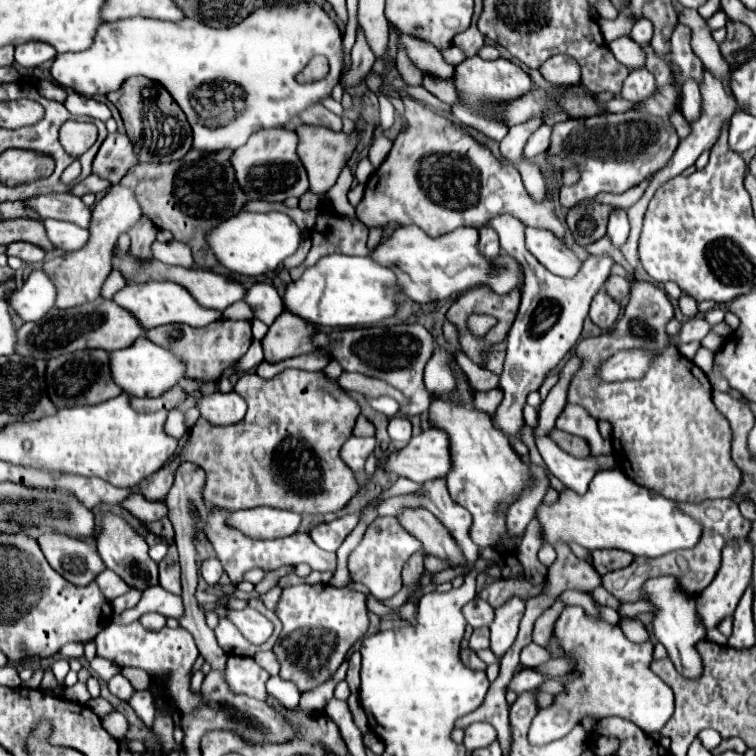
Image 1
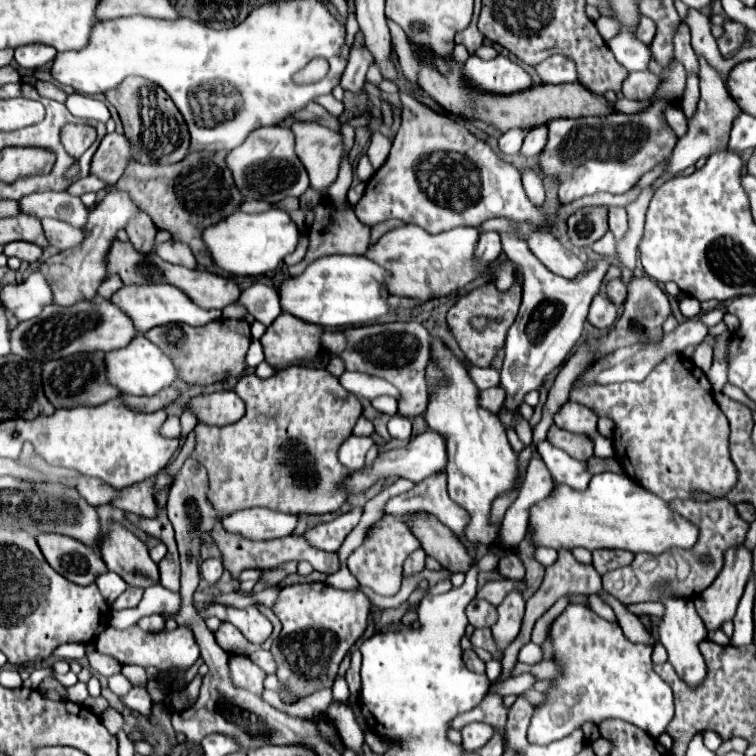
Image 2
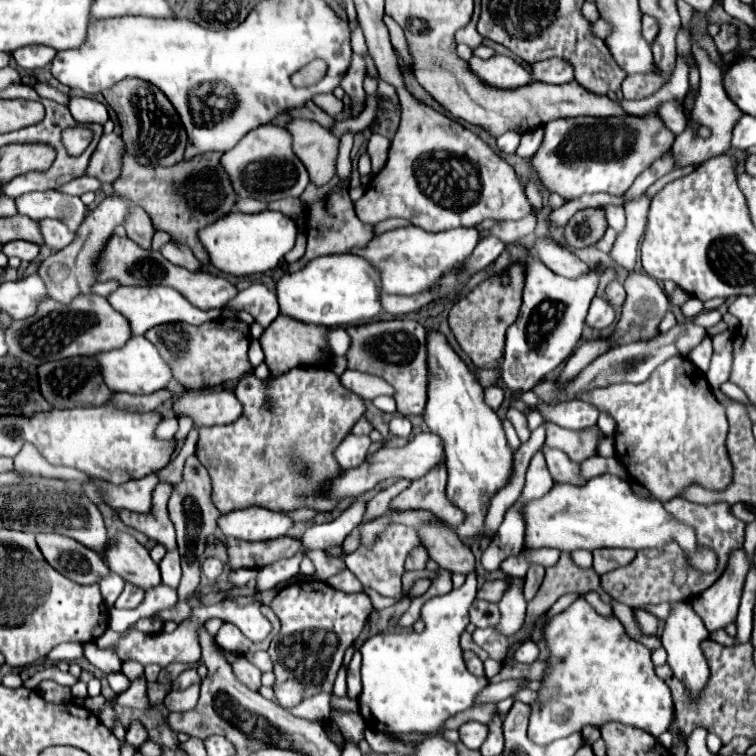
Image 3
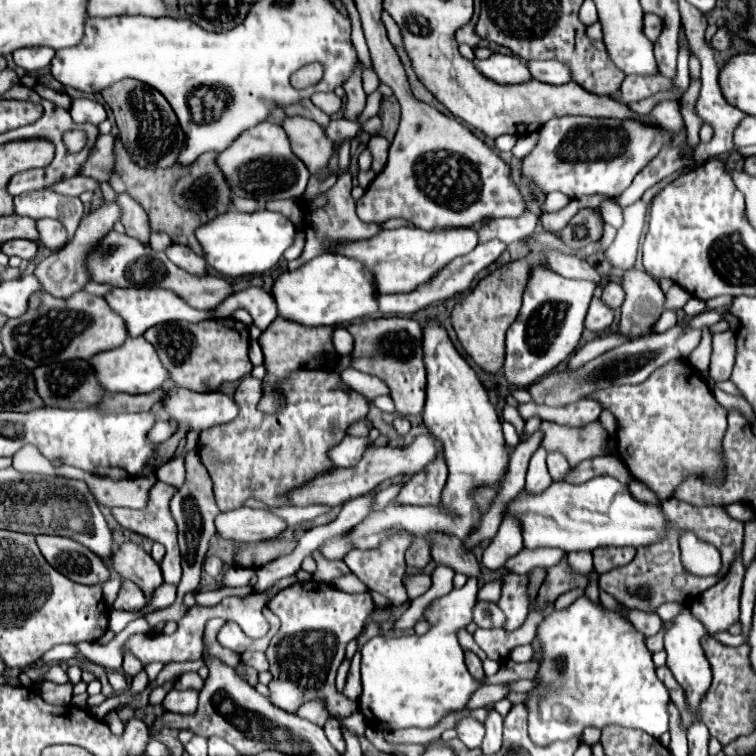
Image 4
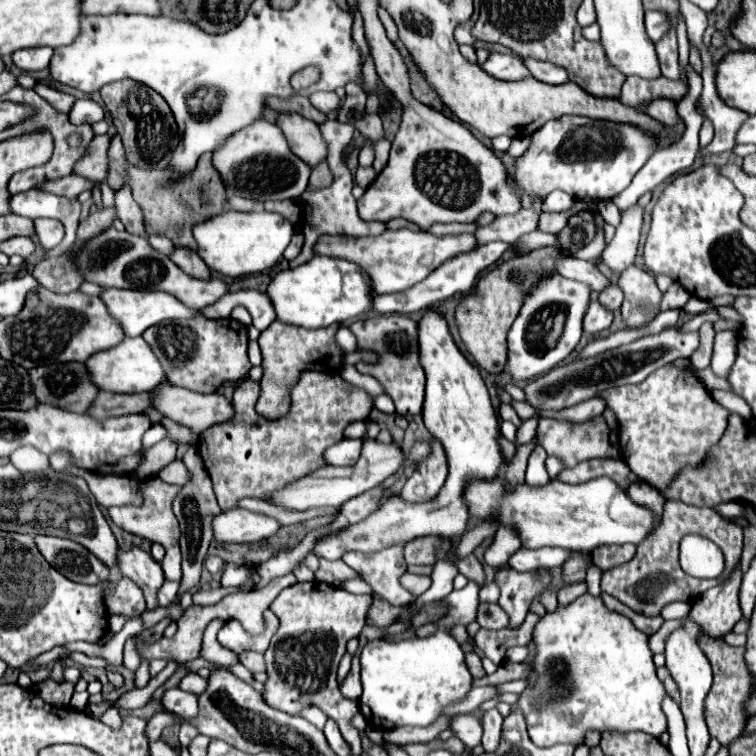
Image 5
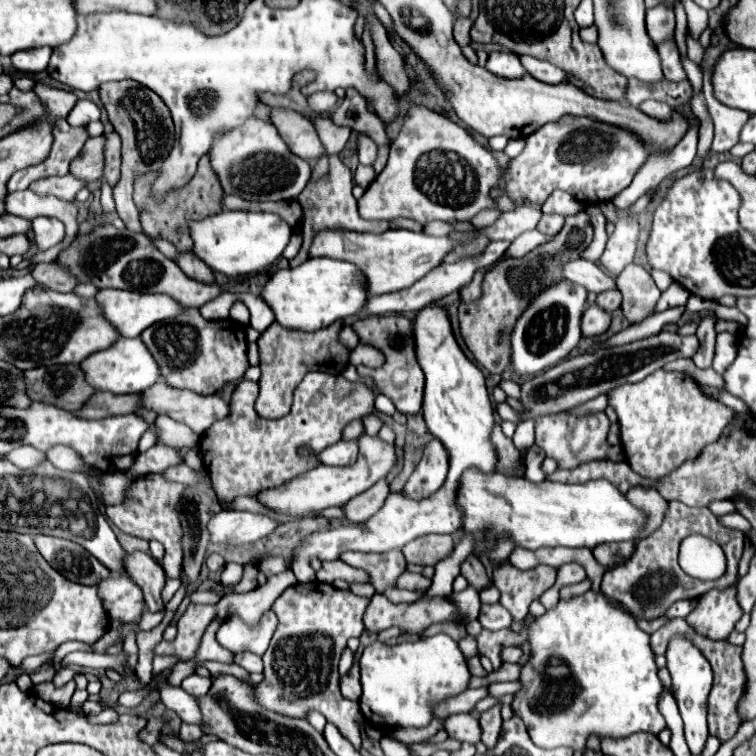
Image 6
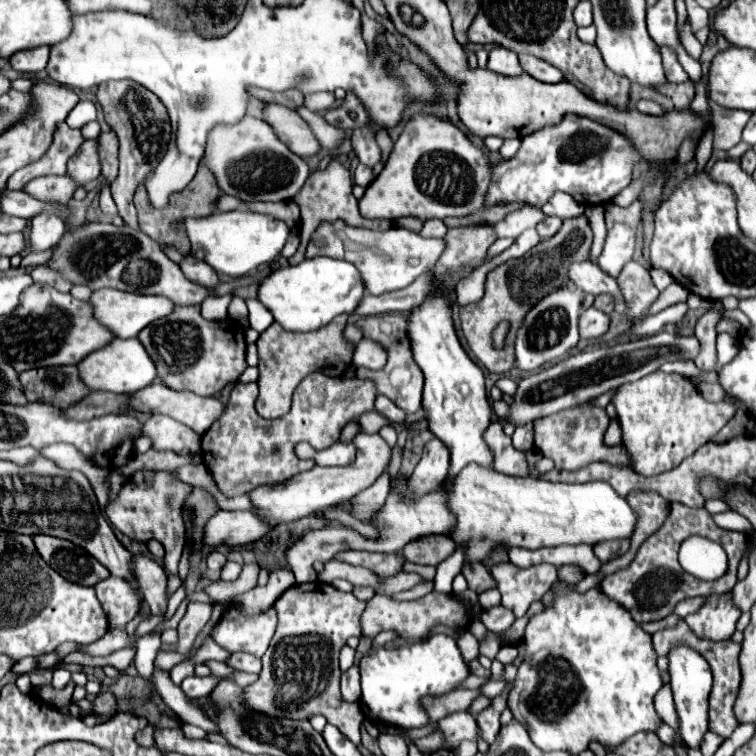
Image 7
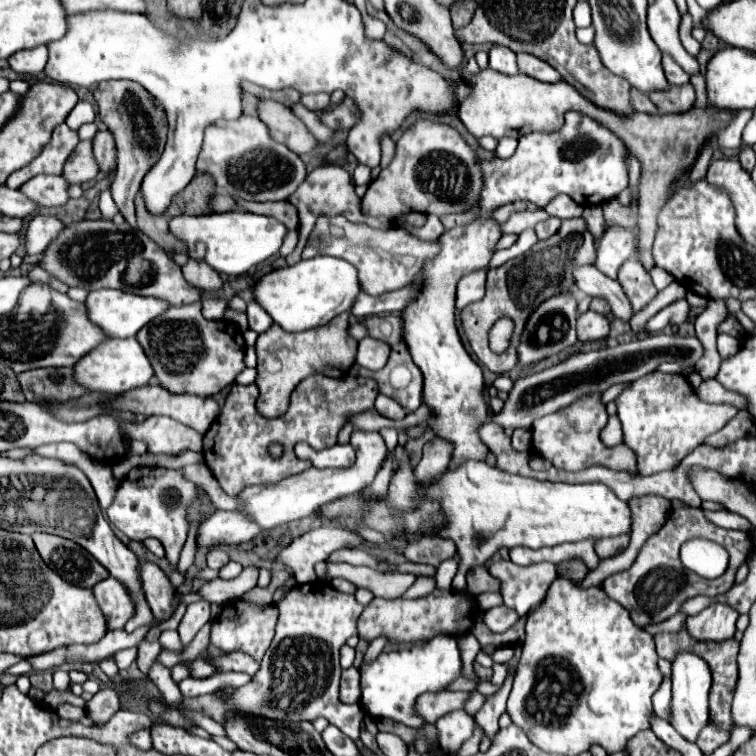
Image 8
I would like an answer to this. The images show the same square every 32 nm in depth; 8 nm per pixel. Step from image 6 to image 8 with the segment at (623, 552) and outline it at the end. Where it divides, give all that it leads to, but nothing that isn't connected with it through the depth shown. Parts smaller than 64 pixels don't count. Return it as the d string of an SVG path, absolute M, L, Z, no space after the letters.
M616 536L616 540L598 540L594 550L600 556L600 560L606 560L624 552L628 548L628 540L630 540L628 536Z

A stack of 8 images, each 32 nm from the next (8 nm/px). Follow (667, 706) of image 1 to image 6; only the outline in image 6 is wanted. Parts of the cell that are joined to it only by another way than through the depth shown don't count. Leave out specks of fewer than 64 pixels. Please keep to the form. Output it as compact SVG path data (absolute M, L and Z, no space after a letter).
M588 590L568 602L558 602L554 610L548 610L530 624L528 634L532 656L522 666L522 690L516 694L512 708L518 716L522 716L536 746L570 746L580 750L586 746L588 734L598 734L600 738L628 736L634 732L660 734L666 728L666 720L658 710L664 686L658 678L654 652L650 650L650 636L636 626L630 614L610 606L604 594Z

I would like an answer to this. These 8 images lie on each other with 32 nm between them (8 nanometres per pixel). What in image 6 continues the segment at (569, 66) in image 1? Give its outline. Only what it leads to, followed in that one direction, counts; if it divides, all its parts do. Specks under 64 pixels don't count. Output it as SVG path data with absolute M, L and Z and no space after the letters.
M520 56L524 68L530 72L530 76L534 76L536 80L540 82L546 82L546 84L560 84L566 80L566 74L564 70L556 68L554 64L548 64L548 62L542 62L542 60L536 60L532 56Z

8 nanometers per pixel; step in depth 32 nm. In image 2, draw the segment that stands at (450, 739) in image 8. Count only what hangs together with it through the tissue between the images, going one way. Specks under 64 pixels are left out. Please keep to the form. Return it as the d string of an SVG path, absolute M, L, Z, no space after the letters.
M474 722L462 728L462 744L468 752L474 752L478 748L482 748L484 744L488 744L488 740L494 736L494 730L490 724L482 724L482 722Z

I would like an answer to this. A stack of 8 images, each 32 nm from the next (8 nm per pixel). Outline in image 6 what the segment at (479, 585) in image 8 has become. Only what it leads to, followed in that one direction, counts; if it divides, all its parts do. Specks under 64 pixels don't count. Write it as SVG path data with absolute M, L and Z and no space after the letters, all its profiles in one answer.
M470 554L470 560L464 560L464 562L462 562L460 572L462 572L462 576L464 576L472 586L476 586L478 590L482 590L484 586L490 584L484 566L480 564L480 560L478 560L474 554Z

